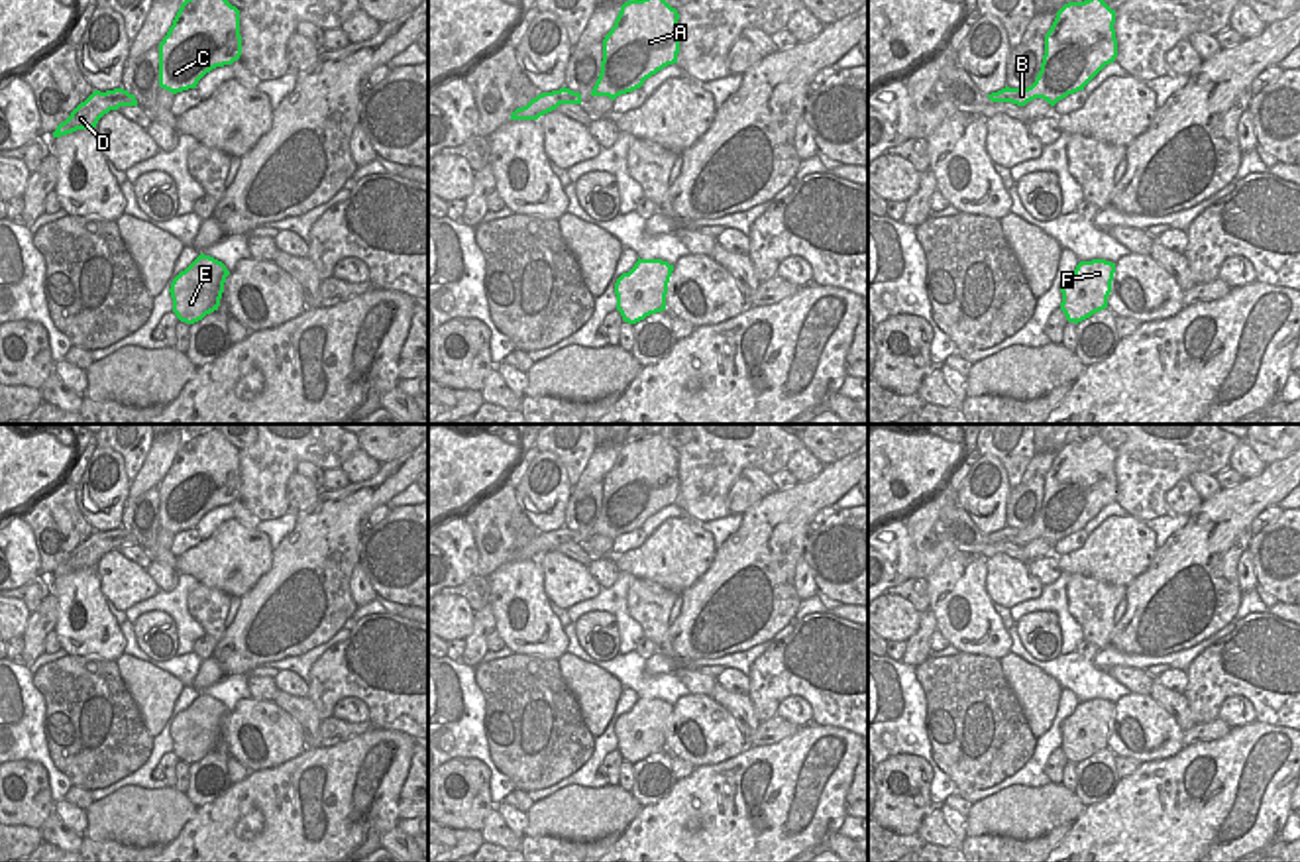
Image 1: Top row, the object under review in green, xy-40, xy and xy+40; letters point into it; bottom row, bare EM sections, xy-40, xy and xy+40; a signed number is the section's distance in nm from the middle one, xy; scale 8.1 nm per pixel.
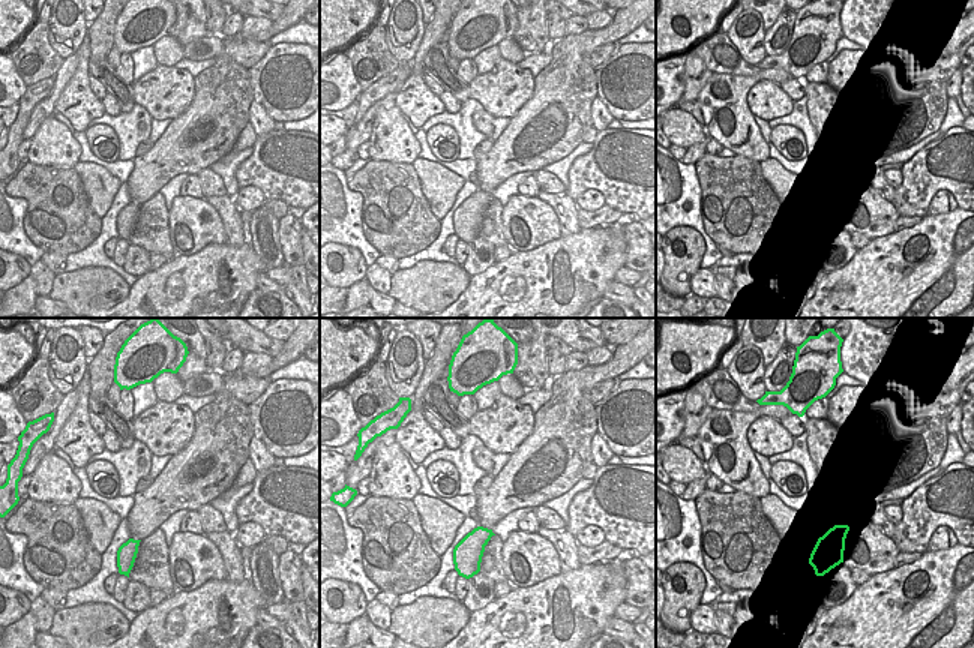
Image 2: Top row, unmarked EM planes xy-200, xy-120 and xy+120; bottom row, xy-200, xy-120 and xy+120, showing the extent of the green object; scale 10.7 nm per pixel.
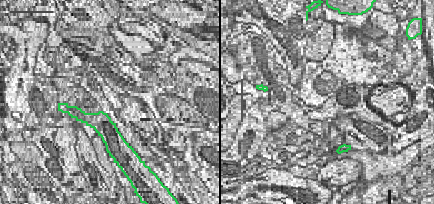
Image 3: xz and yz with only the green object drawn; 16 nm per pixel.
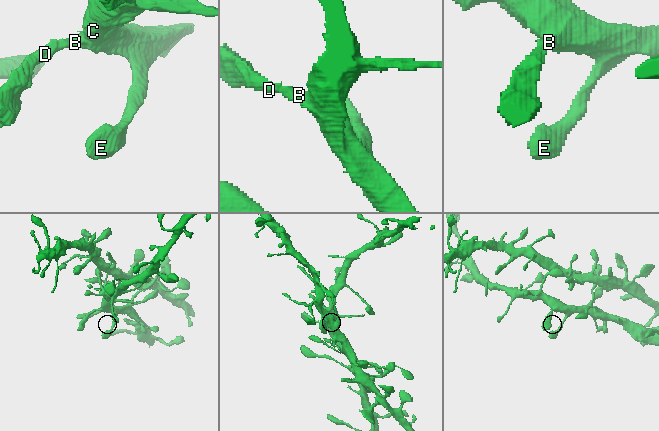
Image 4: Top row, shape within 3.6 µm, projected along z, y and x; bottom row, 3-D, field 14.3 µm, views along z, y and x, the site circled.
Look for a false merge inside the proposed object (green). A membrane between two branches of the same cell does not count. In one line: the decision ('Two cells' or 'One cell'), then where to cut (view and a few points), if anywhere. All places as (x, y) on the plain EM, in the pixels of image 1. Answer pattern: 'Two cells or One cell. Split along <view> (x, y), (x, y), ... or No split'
One cell. No split

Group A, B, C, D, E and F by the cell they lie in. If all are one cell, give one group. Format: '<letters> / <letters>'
A B C D E F

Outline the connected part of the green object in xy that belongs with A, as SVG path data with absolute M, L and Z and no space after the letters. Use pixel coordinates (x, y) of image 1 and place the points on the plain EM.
M660 434L628 440L603 479L603 501L591 536L632 532L668 505L677 503L679 454Z

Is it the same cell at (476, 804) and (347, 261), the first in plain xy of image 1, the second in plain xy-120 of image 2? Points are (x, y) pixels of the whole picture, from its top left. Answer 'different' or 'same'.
same

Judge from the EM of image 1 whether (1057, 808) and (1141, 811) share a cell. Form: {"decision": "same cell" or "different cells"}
{"decision": "different cells"}

